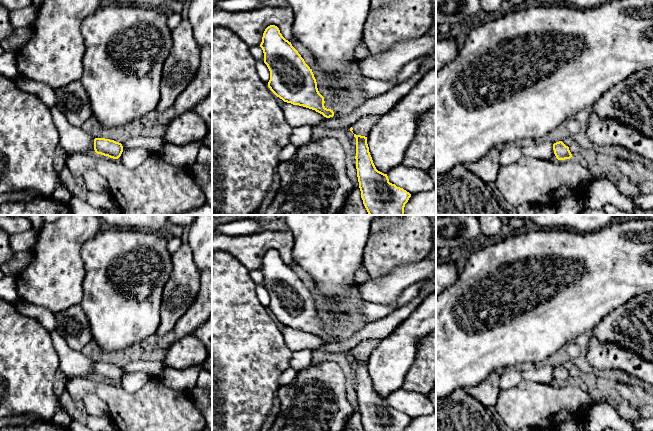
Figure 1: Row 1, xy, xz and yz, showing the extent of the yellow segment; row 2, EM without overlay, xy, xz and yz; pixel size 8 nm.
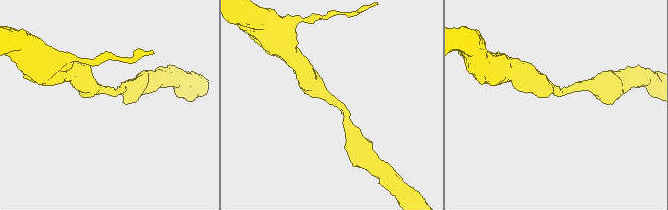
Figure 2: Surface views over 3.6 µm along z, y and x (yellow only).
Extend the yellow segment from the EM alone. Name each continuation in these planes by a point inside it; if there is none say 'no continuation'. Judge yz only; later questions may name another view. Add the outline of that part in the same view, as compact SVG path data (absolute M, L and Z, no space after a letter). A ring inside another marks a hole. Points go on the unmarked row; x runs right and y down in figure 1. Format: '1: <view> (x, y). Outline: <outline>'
no continuation

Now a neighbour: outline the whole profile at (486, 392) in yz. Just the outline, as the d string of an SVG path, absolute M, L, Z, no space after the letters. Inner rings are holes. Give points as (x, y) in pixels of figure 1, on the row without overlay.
M494 371L490 373L478 385L464 388L465 391L476 400L478 400L485 408L493 407L498 401L500 372Z

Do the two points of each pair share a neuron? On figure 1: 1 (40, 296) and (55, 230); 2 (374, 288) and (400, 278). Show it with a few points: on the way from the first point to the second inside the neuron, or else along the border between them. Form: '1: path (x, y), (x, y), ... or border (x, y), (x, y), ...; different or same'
1: path (51, 280), (55, 276), (55, 246); same
2: path (380, 288), (389, 288), (394, 283); same

